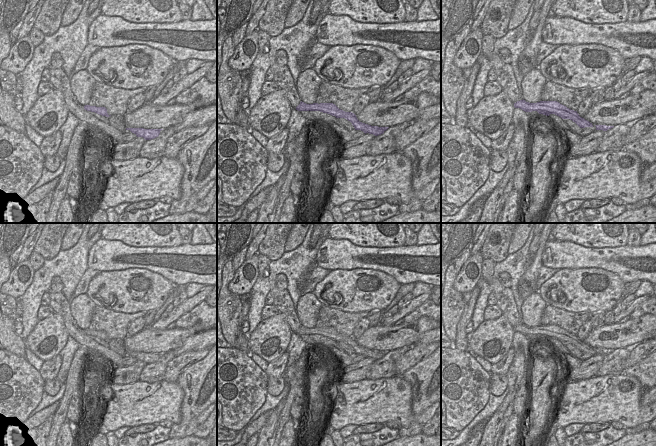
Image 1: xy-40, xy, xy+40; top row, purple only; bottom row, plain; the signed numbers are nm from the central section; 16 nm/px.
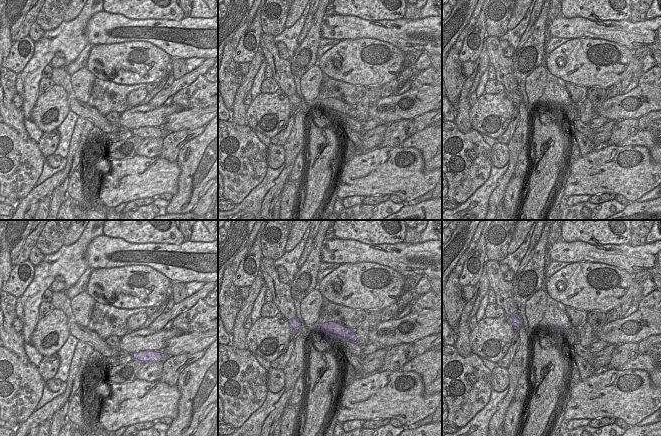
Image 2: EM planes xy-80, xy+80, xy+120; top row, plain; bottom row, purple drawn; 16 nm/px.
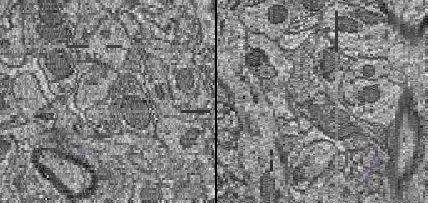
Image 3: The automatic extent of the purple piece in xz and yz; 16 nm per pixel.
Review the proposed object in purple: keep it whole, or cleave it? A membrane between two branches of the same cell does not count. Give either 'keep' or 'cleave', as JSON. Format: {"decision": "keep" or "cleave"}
{"decision": "keep"}

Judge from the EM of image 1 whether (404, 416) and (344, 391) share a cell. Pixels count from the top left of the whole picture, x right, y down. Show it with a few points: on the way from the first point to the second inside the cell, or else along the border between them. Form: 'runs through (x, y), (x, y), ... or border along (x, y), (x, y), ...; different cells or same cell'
runs through (389, 401), (363, 401), (359, 399); same cell

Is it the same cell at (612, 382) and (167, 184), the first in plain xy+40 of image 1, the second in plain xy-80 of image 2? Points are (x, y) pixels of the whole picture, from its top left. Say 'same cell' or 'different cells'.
same cell

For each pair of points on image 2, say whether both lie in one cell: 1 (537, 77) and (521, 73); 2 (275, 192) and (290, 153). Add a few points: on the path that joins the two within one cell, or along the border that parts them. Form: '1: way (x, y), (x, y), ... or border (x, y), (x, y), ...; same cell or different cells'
1: border (540, 64), (524, 81); different cells
2: way (279, 182), (284, 176), (289, 163); same cell

